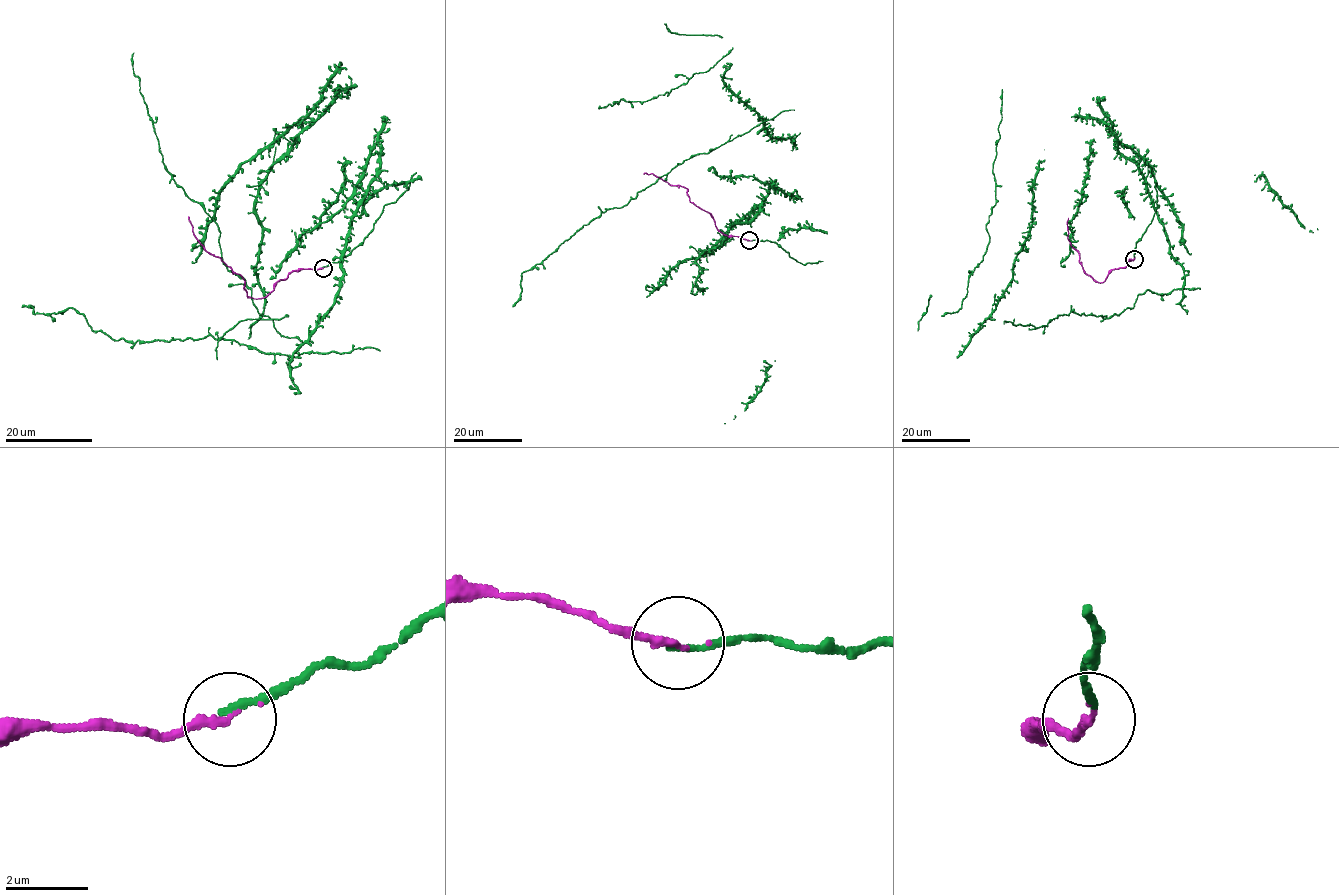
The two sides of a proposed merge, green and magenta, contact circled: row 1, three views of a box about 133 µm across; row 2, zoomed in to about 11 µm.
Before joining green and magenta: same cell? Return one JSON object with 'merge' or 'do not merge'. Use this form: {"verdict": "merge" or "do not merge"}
{"verdict": "merge"}

